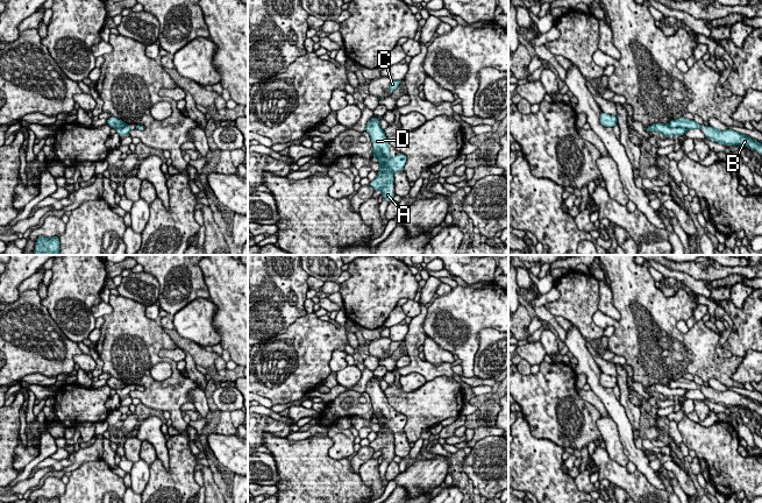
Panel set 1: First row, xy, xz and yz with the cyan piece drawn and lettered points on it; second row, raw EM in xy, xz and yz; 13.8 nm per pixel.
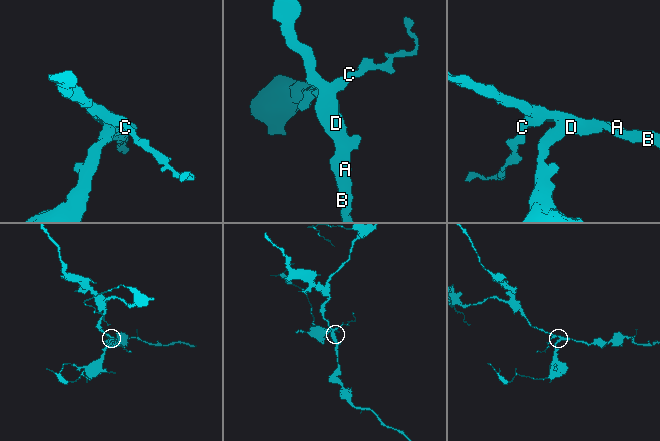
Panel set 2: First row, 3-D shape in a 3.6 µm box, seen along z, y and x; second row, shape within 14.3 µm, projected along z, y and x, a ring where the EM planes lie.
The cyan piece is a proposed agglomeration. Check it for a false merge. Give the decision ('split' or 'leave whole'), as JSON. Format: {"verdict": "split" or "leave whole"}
{"verdict": "split"}

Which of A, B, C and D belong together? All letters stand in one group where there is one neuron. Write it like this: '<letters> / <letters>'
A B C / D

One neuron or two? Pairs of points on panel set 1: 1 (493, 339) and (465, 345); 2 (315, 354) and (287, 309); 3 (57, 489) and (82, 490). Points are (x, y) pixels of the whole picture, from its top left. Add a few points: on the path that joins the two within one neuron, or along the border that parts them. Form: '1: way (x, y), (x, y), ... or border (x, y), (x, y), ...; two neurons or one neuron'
1: border (496, 328), (479, 332), (472, 369); two neurons
2: border (307, 313), (298, 317), (284, 332), (272, 337); two neurons
3: border (64, 484), (65, 490); two neurons

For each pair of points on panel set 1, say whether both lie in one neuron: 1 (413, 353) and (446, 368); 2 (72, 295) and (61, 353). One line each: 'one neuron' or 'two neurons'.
1: one neuron
2: two neurons

